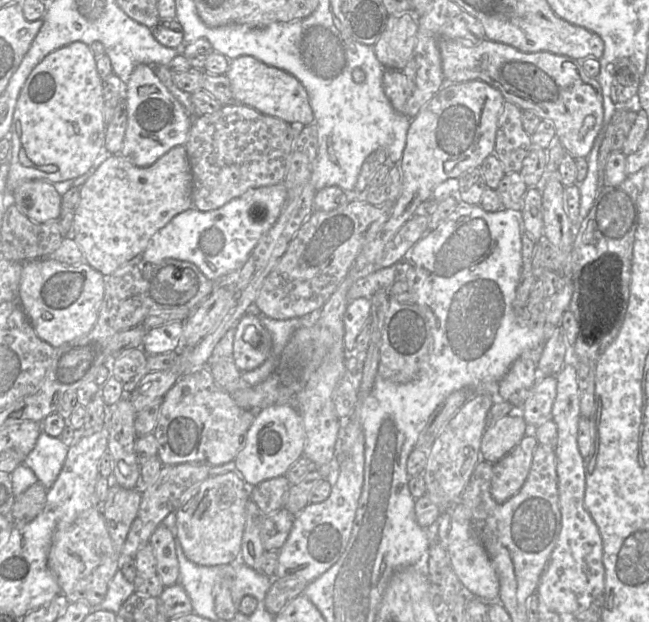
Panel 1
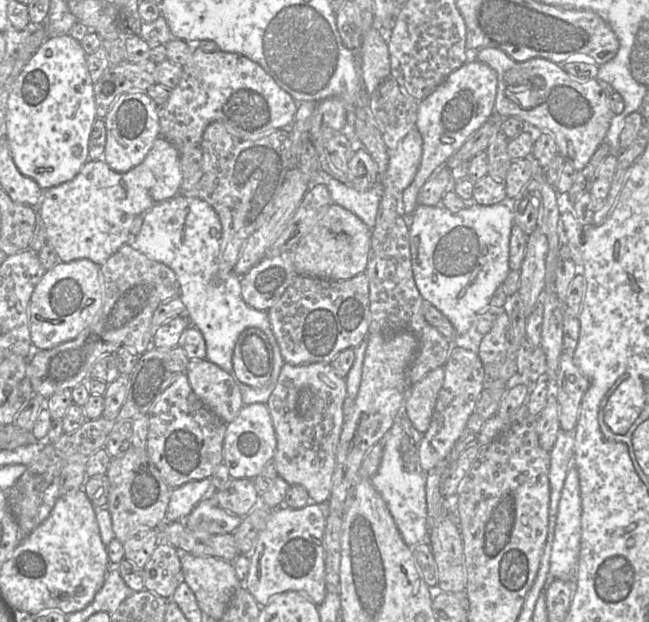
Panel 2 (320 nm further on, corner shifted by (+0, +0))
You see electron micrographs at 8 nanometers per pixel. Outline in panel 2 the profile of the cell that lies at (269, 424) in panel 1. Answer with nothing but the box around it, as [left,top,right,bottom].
[223,405,276,479]

